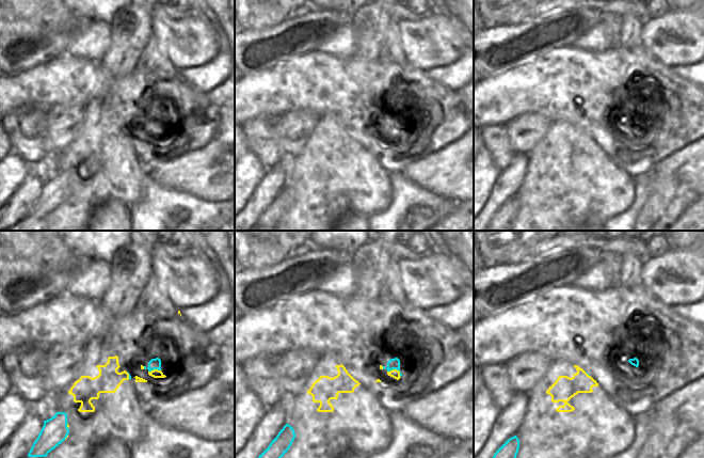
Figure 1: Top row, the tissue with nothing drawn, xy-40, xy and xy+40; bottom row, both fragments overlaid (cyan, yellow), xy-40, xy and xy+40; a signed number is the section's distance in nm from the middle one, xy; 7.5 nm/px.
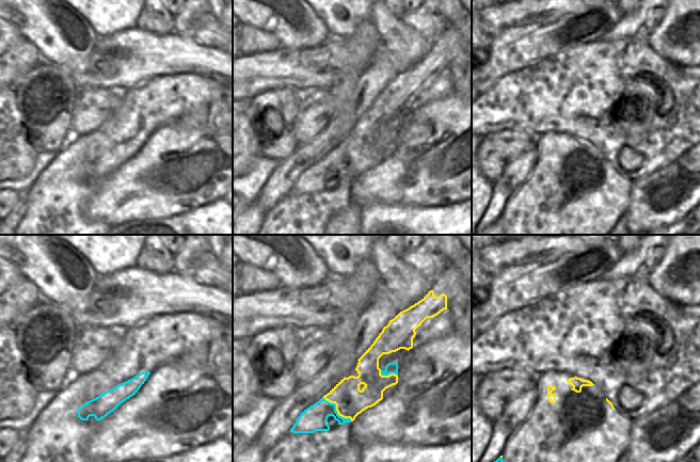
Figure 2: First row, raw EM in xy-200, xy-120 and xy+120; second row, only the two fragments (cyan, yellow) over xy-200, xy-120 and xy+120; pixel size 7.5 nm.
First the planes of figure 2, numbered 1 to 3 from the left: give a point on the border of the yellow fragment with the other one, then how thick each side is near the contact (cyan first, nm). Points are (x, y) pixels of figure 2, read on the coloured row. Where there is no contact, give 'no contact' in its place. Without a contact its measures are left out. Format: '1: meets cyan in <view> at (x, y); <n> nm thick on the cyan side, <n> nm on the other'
1: no contact
2: meets cyan in xy-120 at (335, 410); 190 nm thick on the cyan side, 220 nm on the other
3: no contact

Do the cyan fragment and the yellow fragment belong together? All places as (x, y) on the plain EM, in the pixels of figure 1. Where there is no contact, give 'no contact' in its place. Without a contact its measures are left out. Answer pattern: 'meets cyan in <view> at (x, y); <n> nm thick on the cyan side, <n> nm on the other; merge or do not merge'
meets cyan in xy at (396, 129); 80 nm thick on the cyan side, 70 nm on the other; merge

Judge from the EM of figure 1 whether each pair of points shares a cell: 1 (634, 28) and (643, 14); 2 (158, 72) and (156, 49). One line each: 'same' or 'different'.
1: different
2: same

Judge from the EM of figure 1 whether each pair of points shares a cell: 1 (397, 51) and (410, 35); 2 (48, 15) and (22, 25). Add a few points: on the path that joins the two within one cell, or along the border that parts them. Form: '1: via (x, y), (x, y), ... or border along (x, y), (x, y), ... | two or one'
1: border along (398, 20), (401, 45), (406, 61) | two
2: border along (15, 11), (27, 20) | two

